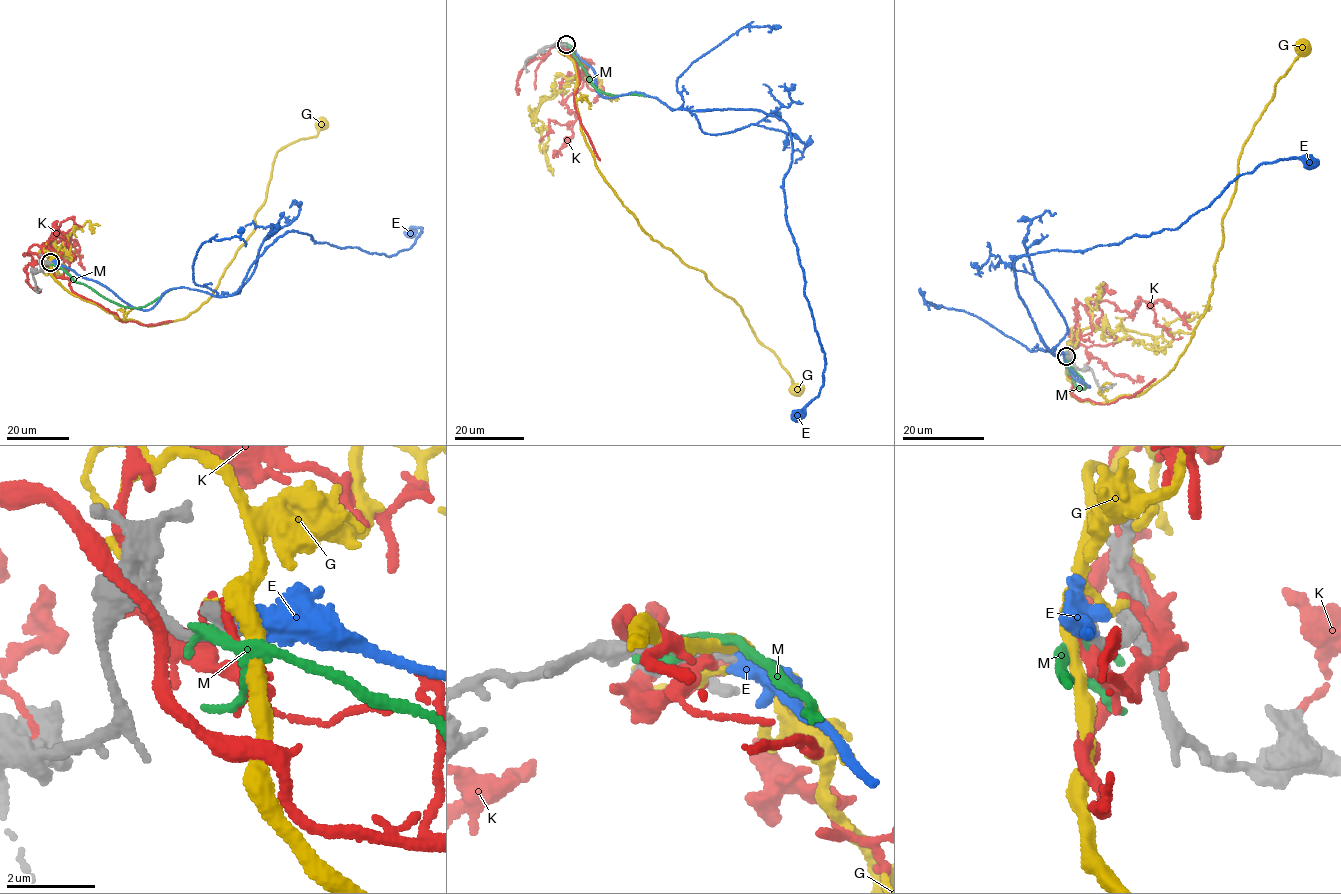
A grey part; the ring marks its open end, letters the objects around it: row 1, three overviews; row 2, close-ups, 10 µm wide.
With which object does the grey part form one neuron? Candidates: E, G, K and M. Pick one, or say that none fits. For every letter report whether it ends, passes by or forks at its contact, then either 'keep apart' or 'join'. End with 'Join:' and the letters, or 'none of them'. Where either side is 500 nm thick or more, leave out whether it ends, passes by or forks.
E: it ends; join
G: it forks; keep apart
K: it ends; keep apart
M: it ends; keep apart
Join: E

